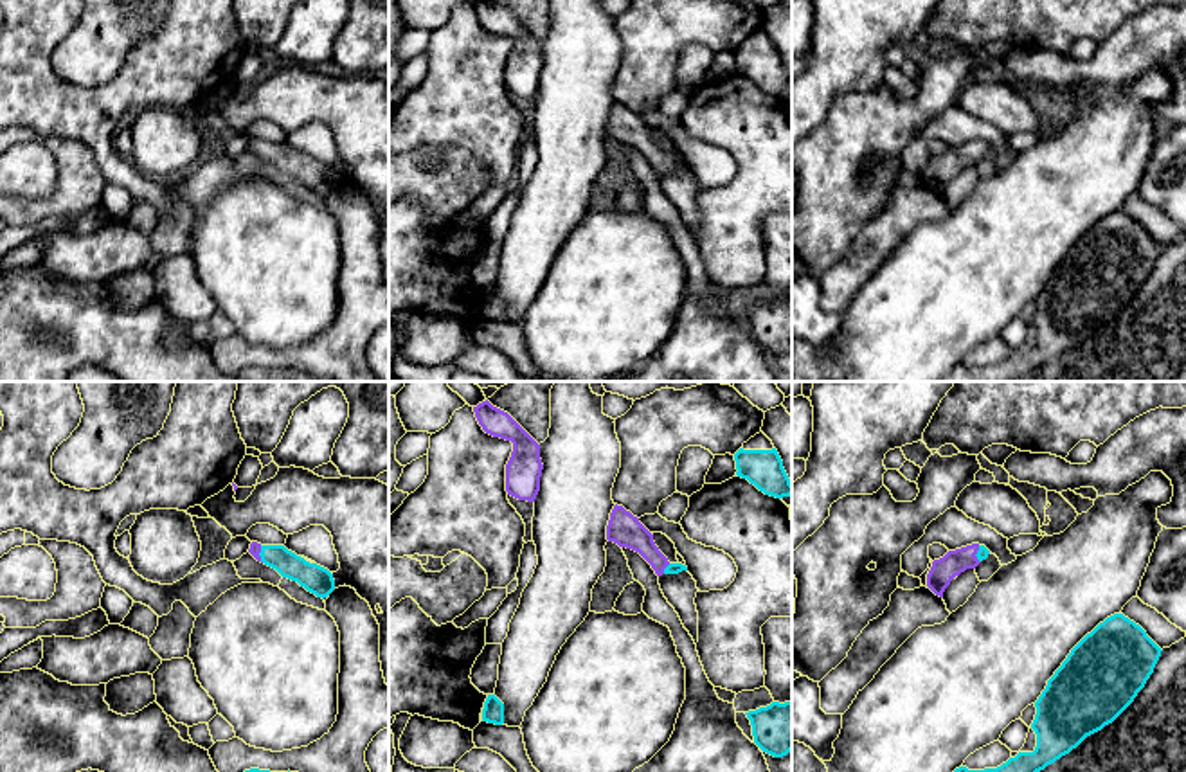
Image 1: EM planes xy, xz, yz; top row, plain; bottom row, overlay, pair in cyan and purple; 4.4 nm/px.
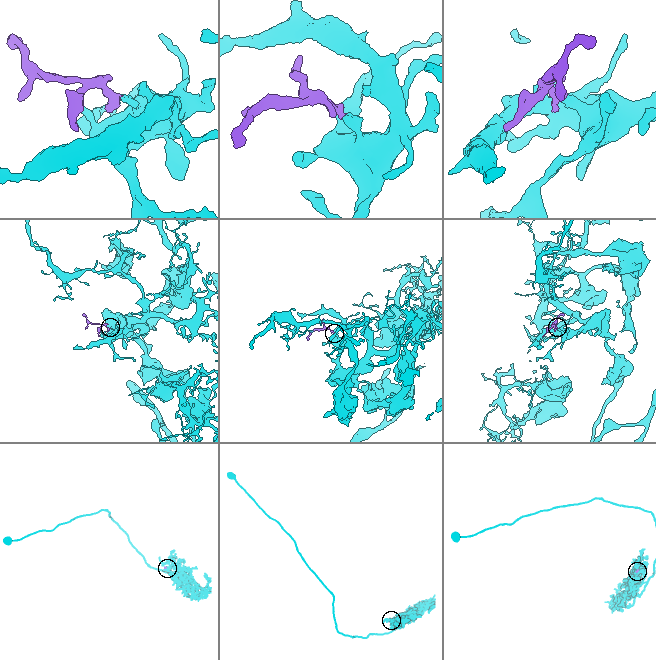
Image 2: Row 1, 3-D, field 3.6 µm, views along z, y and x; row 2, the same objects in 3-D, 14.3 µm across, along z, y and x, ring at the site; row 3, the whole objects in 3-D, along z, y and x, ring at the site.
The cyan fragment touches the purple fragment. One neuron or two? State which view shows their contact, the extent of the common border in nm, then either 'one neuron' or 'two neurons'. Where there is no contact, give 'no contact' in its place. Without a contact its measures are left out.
contact in xz; length 60 nm; one neuron

